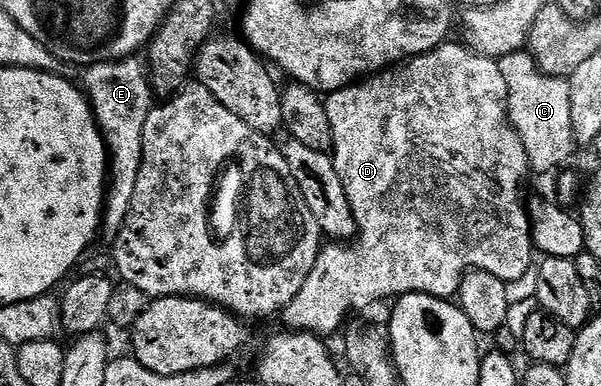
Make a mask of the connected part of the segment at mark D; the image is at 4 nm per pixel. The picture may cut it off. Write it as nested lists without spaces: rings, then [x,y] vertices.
[[[444,44],[435,50],[430,50],[424,54],[418,54],[416,58],[409,58],[406,62],[398,63],[394,66],[387,67],[386,70],[379,71],[378,74],[373,74],[364,77],[362,80],[346,86],[343,90],[336,90],[335,93],[326,95],[325,105],[327,108],[327,115],[329,116],[329,124],[331,125],[331,145],[333,147],[333,159],[338,176],[341,178],[341,184],[344,185],[345,195],[348,196],[349,208],[352,209],[353,216],[356,218],[358,226],[357,241],[352,245],[352,250],[331,250],[328,252],[320,253],[317,264],[313,268],[313,272],[309,272],[309,280],[305,280],[305,284],[301,288],[301,292],[297,292],[297,296],[293,296],[293,300],[287,306],[285,317],[292,331],[302,332],[304,334],[318,334],[320,336],[328,336],[327,334],[340,333],[341,323],[343,317],[346,316],[347,310],[351,310],[356,306],[357,309],[363,310],[370,304],[372,294],[375,298],[391,298],[402,296],[405,294],[428,294],[434,298],[446,298],[448,300],[454,299],[458,295],[459,287],[463,282],[464,275],[470,271],[483,271],[485,273],[492,273],[497,276],[501,281],[514,284],[519,282],[527,273],[532,273],[533,262],[531,266],[531,252],[533,253],[532,245],[532,219],[529,217],[528,207],[523,207],[523,202],[519,199],[519,189],[523,186],[523,181],[526,180],[527,174],[529,175],[529,167],[527,165],[527,153],[521,144],[521,140],[517,136],[517,132],[511,126],[511,117],[507,114],[507,85],[505,84],[505,76],[501,76],[499,71],[499,64],[496,59],[483,58],[481,55],[475,53],[473,50],[468,50],[466,45],[458,44],[459,46],[451,46],[452,44]]]

